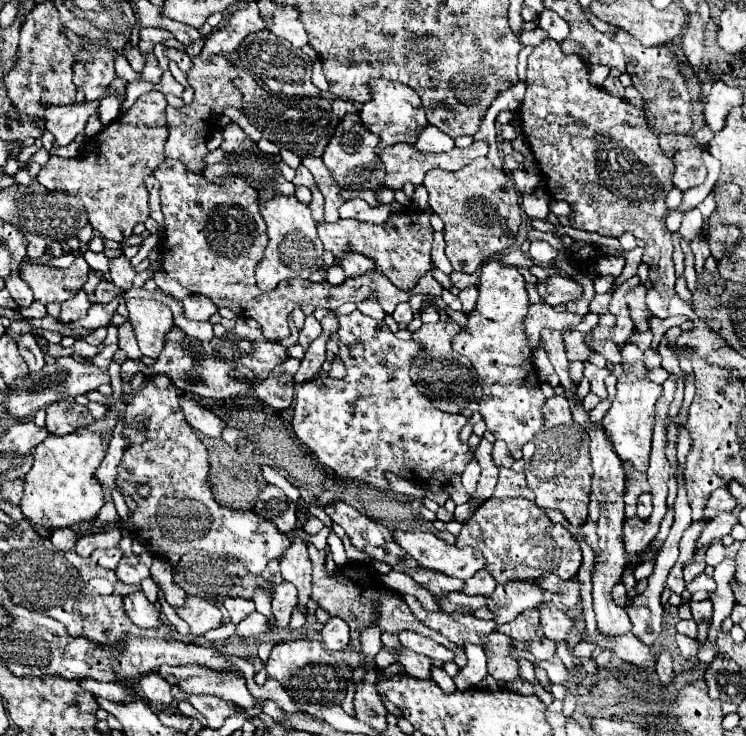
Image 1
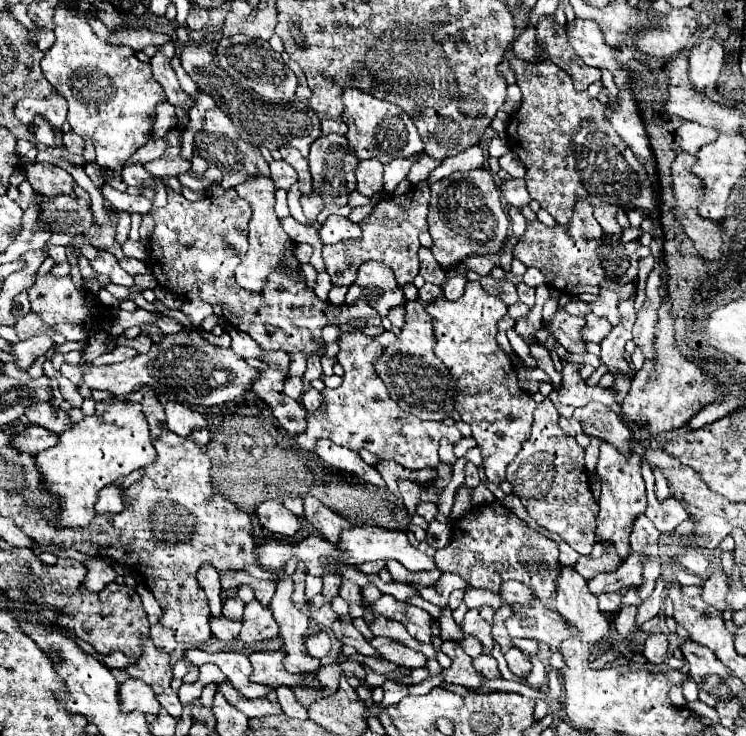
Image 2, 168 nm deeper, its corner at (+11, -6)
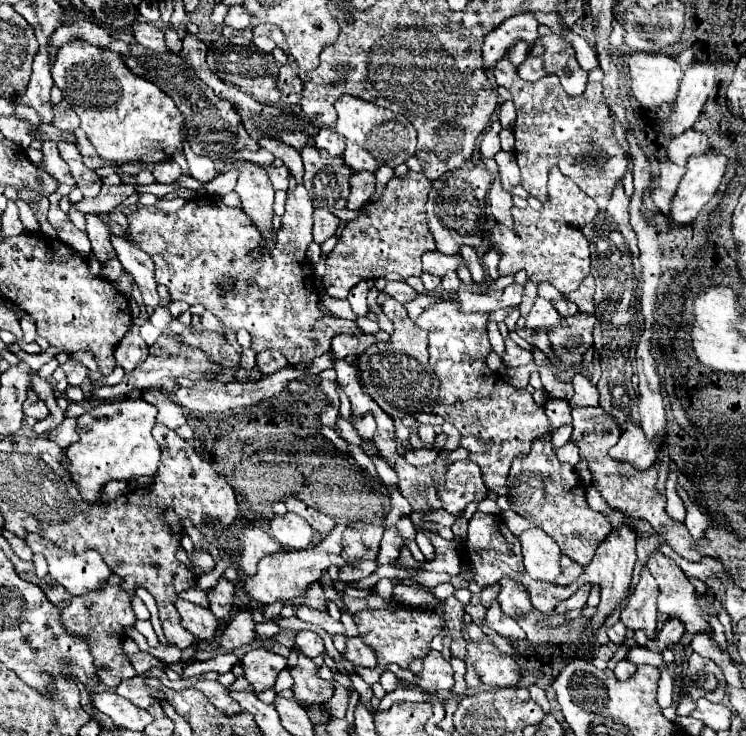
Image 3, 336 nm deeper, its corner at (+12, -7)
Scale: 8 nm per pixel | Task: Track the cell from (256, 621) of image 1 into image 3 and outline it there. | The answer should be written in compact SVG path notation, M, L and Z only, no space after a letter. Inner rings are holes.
M178 600L176 608L180 612L182 626L200 640L212 640L222 632L222 620L218 620L208 608L196 606L186 600Z

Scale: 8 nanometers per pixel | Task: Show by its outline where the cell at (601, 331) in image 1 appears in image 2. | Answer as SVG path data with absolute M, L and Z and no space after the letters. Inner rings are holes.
M561 307L549 321L543 321L543 329L547 329L549 335L553 335L569 353L577 355L583 355L587 351L585 343L579 337L583 325L585 325L583 317L573 317Z

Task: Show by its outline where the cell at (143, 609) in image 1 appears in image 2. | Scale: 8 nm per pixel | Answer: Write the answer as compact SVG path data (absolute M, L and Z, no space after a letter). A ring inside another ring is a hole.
M151 639L143 641L143 655L139 657L139 663L125 667L125 673L131 679L141 679L143 683L147 683L153 689L161 707L165 707L169 715L173 715L175 719L181 717L179 697L171 689L171 679L173 679L171 659L165 651L155 649Z

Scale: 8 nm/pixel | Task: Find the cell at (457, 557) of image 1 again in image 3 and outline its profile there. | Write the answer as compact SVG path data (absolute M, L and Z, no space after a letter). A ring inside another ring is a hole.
M338 524L322 542L318 542L316 546L310 546L306 550L296 550L296 552L278 552L272 556L266 556L258 562L258 574L256 576L246 576L244 578L244 590L246 594L258 602L258 604L270 604L276 598L294 598L306 592L306 586L320 580L324 570L328 570L332 564L342 568L346 564L346 560L340 554L340 540L342 540L342 532L346 526Z

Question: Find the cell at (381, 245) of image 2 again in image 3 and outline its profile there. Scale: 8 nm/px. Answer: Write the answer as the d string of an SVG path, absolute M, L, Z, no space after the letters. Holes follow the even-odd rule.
M410 172L404 180L390 180L383 194L377 200L370 201L364 208L364 212L347 224L341 234L342 238L338 240L338 244L326 258L324 288L330 296L346 298L348 290L356 286L360 280L376 280L390 272L398 272L402 278L422 274L420 256L426 250L434 250L434 238L432 238L428 220L424 214L424 208L426 208L424 204L428 200L430 188L432 188L432 182L424 174L418 174L418 172Z

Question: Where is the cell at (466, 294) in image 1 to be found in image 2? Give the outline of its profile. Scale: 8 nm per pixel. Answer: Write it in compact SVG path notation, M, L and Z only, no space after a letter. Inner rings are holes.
M461 273L449 275L449 279L445 281L445 287L443 287L445 299L449 299L449 301L455 301L455 299L459 299L459 297L461 297L461 293L463 293L463 287L465 287L465 283L467 283L465 275L461 275Z

